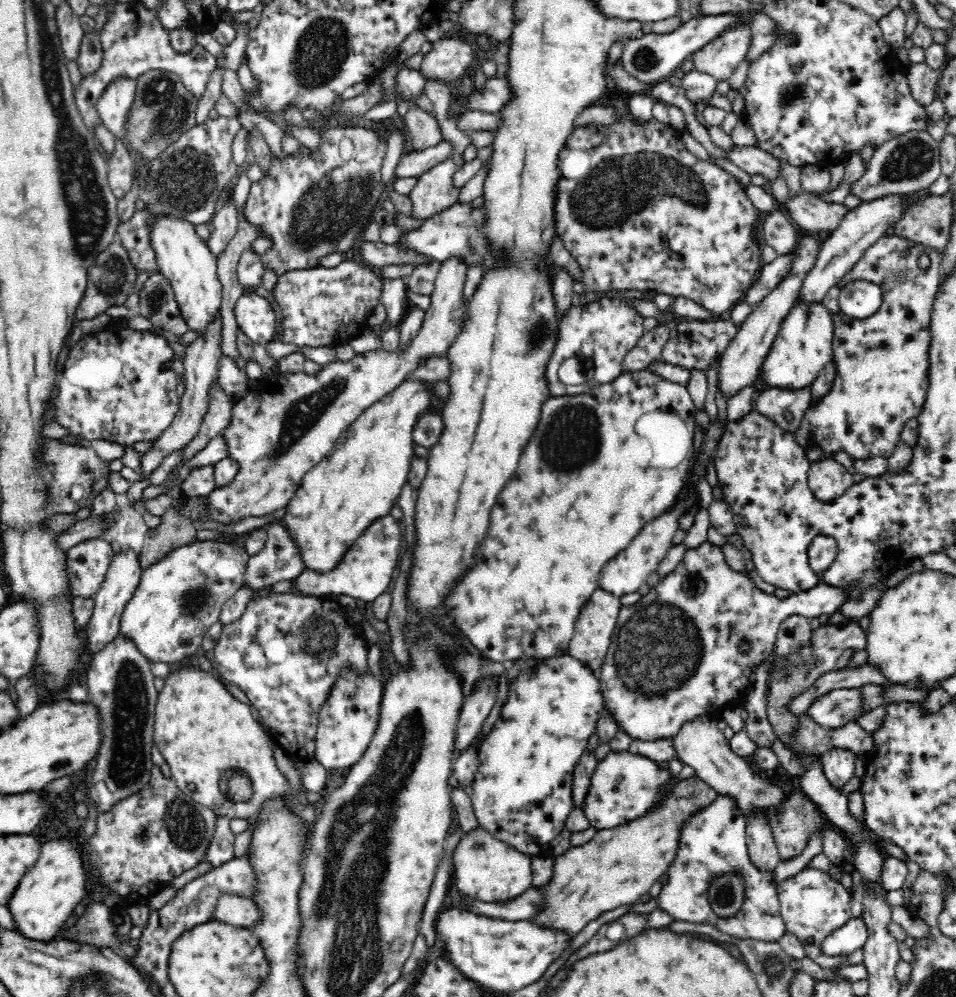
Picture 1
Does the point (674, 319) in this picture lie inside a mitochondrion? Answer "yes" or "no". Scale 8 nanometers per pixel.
no

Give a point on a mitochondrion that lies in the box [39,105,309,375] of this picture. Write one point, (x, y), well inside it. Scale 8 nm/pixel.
(187, 178)

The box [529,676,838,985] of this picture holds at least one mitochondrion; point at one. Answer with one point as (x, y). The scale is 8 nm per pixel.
(725, 896)

